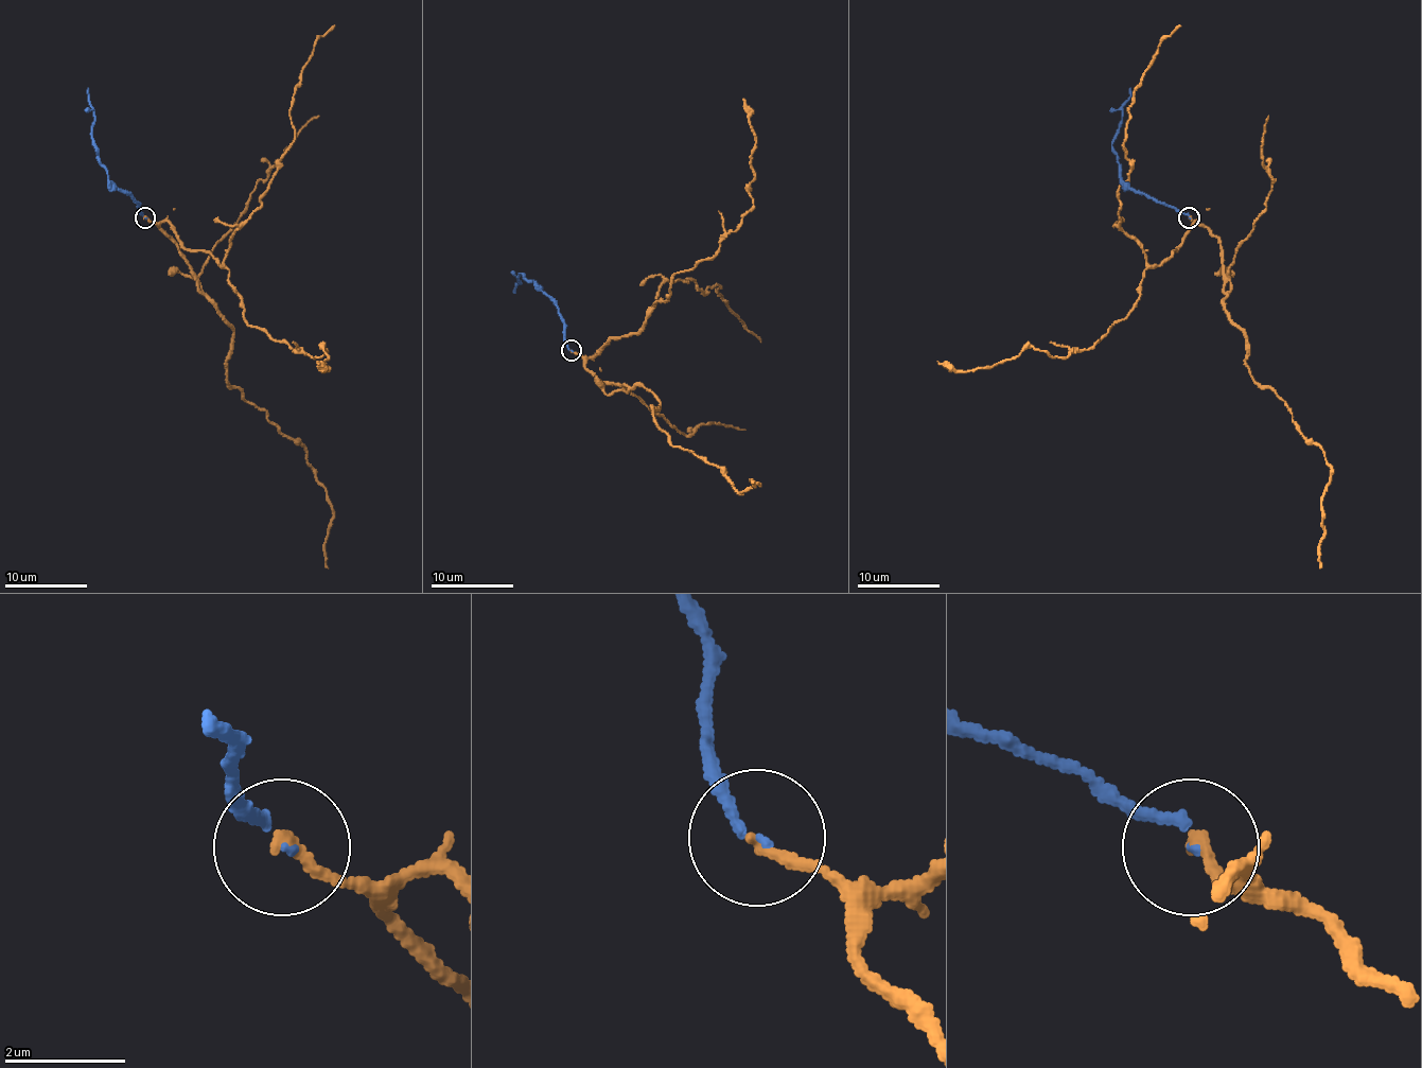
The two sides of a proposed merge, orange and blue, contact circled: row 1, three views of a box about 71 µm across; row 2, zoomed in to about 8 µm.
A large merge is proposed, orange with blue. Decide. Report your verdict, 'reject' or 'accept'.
accept

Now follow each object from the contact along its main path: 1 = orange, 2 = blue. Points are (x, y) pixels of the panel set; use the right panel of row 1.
1: (1189, 219), (1217, 239), (1224, 307), (1246, 339), (1246, 367), (1324, 453), (1331, 479), (1320, 568)
2: (1189, 219), (1187, 214), (1147, 197), (1120, 177), (1112, 146), (1122, 109), (1130, 94), (1128, 88)

